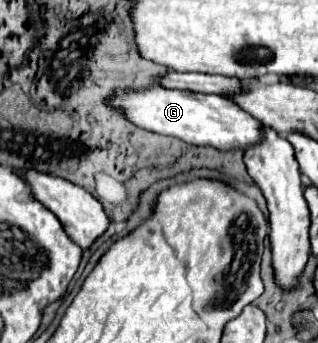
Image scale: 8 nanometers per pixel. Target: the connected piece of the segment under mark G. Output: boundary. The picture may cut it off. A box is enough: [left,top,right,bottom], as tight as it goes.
[105,87,263,149]

